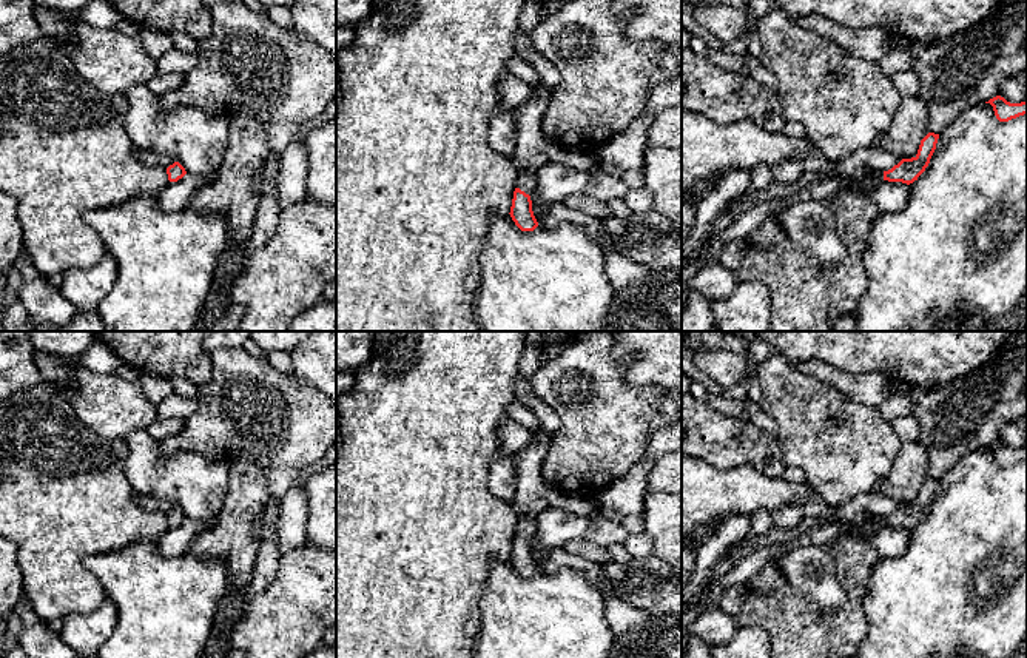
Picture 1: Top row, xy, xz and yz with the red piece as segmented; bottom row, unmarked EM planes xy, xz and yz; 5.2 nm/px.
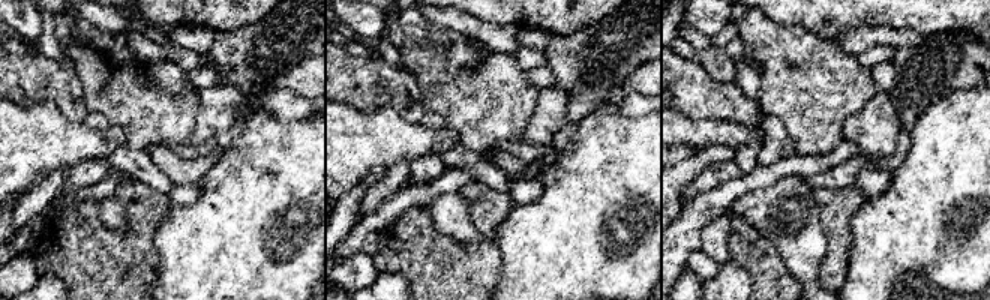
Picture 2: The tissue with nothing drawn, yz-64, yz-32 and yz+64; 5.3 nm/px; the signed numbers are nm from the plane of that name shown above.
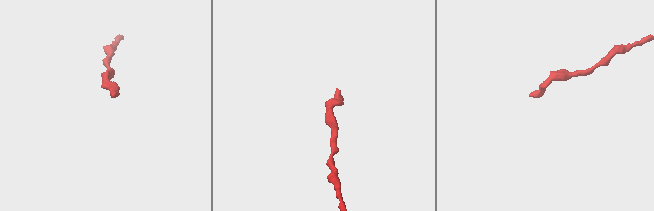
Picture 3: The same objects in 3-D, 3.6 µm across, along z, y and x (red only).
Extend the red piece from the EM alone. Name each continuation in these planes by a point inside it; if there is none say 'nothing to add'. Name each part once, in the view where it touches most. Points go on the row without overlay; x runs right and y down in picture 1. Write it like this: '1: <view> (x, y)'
1: xz (526, 527)

